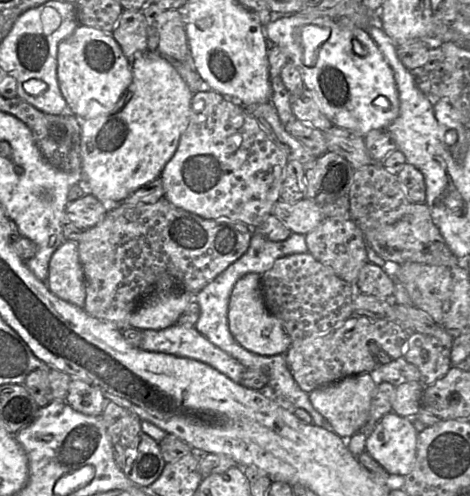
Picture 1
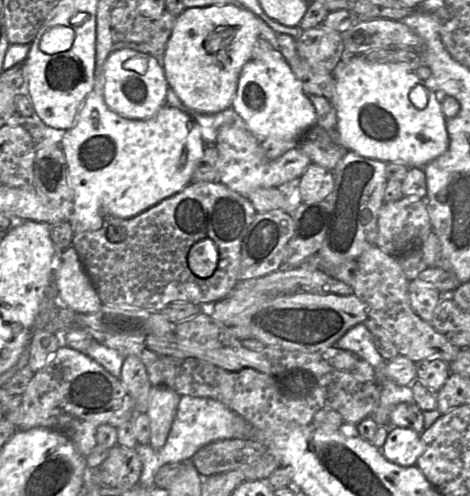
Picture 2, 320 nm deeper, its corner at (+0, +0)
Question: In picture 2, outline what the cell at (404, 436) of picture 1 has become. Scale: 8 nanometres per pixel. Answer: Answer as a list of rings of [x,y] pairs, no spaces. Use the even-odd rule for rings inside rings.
[[[391,427],[380,451],[387,460],[409,467],[416,465],[424,451],[424,444],[420,434],[413,429]]]

